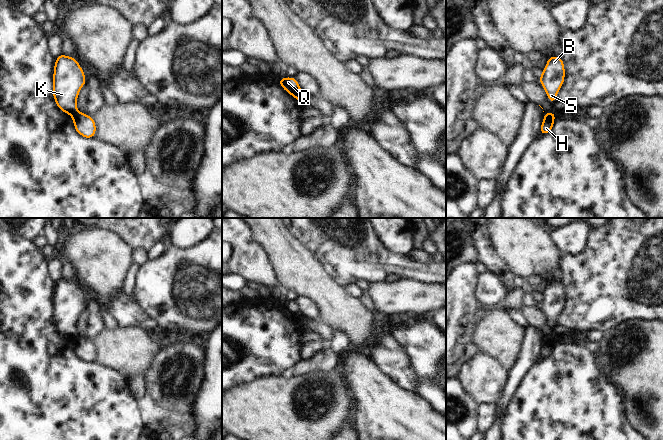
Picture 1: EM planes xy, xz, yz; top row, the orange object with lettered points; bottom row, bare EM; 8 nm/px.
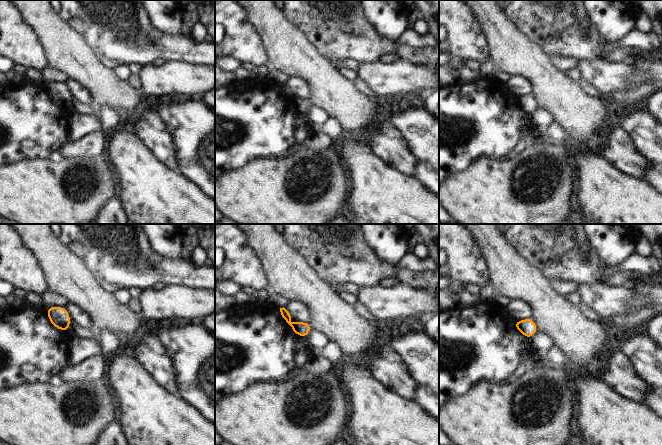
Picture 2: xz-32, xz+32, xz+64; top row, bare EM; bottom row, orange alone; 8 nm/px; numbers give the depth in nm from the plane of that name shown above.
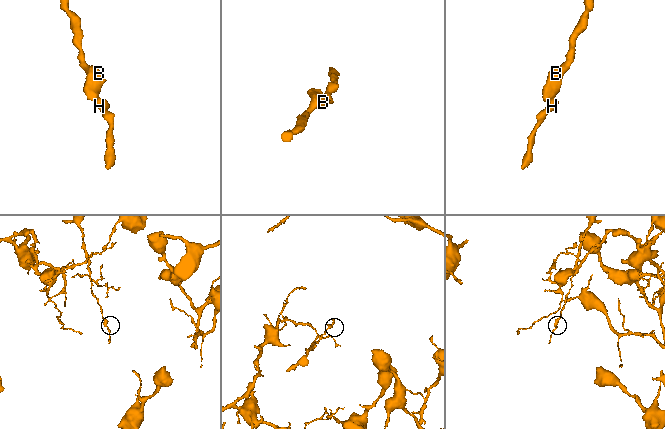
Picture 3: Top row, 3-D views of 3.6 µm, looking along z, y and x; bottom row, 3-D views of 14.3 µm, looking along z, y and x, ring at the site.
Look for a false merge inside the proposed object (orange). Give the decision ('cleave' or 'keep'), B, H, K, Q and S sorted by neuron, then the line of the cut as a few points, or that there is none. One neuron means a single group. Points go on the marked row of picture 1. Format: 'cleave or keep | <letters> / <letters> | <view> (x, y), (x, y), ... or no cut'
cleave | B K Q S / H | xz (302, 92), (297, 99)

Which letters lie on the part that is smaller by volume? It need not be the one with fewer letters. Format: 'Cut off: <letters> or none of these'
Cut off: H

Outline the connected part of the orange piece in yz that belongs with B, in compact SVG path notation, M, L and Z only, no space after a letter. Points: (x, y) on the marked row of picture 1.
M560 56L547 58L544 70L540 74L539 82L544 88L551 104L557 101L556 95L565 81L565 65Z

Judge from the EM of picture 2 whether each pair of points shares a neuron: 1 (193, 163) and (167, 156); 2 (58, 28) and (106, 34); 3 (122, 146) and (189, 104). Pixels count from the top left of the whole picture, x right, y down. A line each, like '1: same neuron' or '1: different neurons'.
1: different neurons
2: different neurons
3: different neurons

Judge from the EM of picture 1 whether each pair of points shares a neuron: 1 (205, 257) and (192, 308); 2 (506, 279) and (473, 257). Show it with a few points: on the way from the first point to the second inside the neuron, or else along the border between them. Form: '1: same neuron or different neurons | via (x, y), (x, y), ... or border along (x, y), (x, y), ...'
1: same neuron | via (205, 270), (205, 282), (192, 295)
2: different neurons | border along (473, 237), (480, 260)

